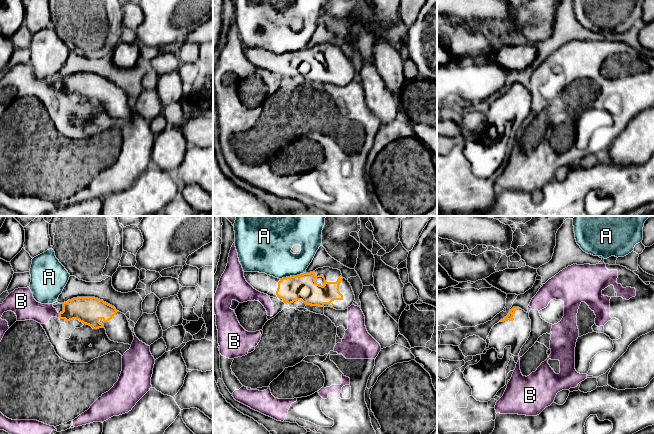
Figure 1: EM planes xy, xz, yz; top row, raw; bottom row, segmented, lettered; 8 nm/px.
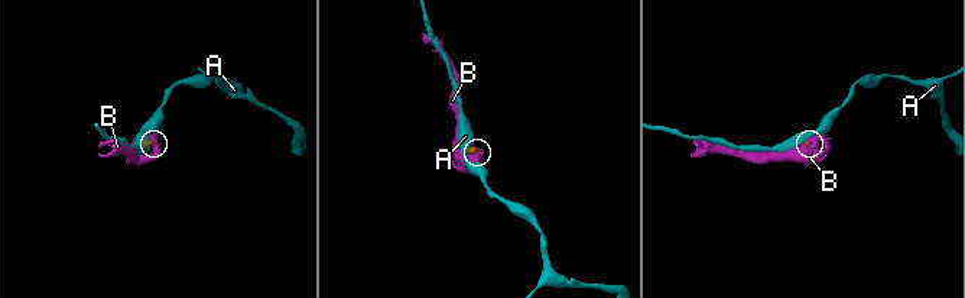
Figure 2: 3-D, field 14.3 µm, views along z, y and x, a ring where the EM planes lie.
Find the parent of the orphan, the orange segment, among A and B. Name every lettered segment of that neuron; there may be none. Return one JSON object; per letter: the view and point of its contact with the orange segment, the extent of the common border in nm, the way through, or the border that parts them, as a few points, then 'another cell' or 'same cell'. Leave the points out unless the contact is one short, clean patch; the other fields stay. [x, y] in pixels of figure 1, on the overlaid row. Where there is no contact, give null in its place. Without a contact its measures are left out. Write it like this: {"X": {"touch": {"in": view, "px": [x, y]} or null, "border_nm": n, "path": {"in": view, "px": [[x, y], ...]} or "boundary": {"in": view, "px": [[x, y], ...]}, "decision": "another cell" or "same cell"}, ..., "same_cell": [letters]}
{"A": {"touch": {"in": "xz", "px": [292, 276]}, "border_nm": 220, "boundary": {"in": "xz", "px": [[305, 271], [280, 279]]}, "decision": "another cell"}, "B": {"touch": {"in": "xy", "px": [59, 315]}, "border_nm": 40, "boundary": {"in": "xy", "px": [[58, 313], [59, 317]]}, "decision": "another cell"}, "same_cell": []}

